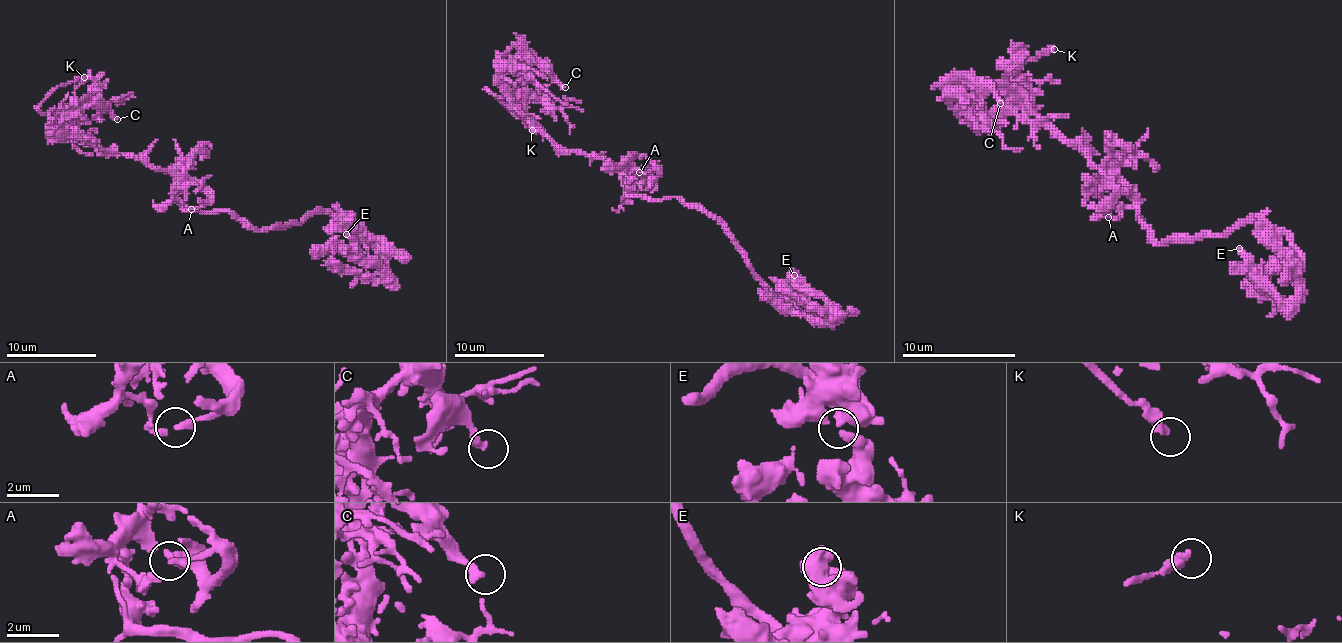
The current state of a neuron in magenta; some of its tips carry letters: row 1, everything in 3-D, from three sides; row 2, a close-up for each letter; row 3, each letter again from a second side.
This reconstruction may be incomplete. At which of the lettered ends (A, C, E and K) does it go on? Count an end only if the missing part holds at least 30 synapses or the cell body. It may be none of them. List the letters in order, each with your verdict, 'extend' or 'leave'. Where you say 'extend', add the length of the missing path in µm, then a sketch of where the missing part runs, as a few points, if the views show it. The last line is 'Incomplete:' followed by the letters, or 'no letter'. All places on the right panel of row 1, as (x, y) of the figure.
A: leave
C: leave
E: leave
K: extend; about 35 µm are missing
Incomplete: K

